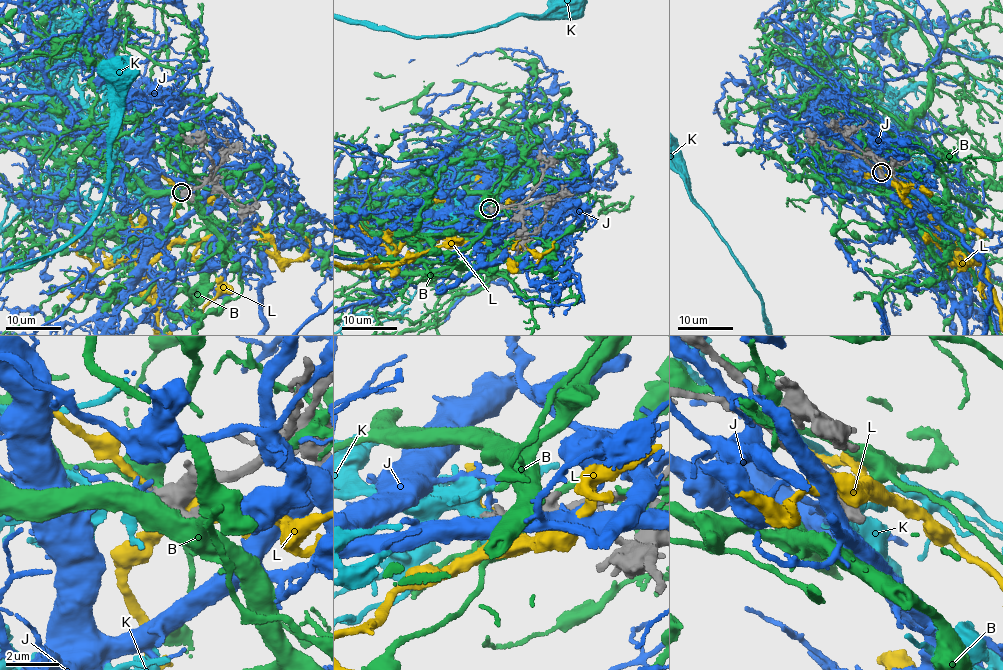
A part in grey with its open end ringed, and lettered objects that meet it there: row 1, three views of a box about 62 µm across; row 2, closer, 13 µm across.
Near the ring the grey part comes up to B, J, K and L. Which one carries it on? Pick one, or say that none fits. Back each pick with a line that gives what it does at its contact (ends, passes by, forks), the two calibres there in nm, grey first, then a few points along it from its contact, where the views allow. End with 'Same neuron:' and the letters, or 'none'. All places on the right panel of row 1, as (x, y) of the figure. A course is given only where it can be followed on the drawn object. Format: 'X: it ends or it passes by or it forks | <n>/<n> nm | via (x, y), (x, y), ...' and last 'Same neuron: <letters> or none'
K: it passes by | 380/340 nm
Same neuron: K

